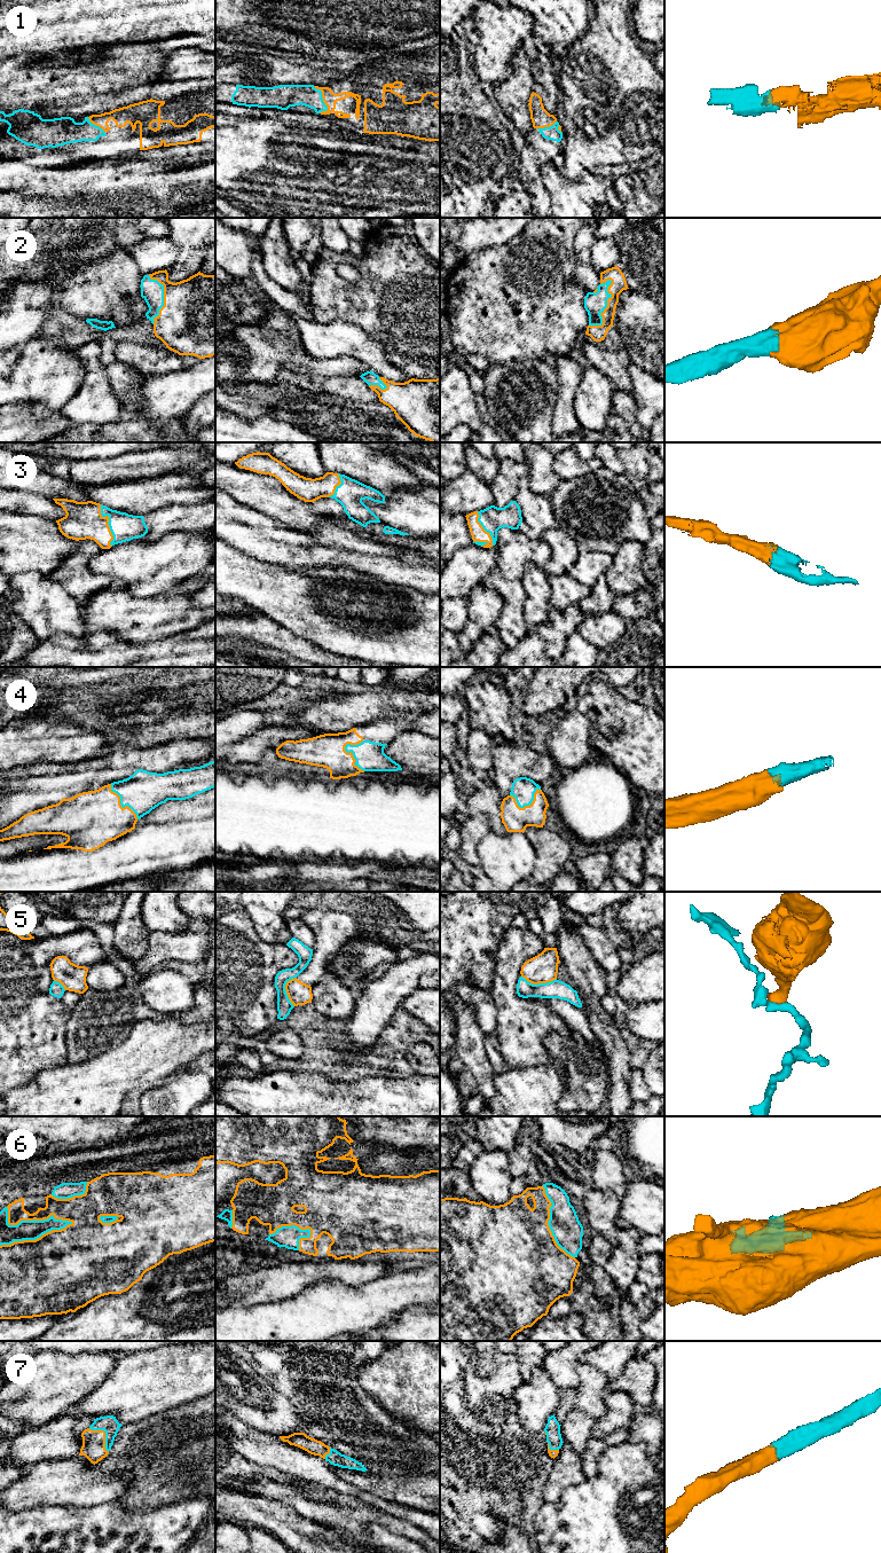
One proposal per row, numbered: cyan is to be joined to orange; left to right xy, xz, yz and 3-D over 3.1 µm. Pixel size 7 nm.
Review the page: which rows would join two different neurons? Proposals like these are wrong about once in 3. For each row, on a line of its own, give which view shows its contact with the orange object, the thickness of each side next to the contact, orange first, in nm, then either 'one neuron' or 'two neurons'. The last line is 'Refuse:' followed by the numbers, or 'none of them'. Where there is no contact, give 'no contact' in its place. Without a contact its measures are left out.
1: contact in xz; calibres 100 and 160 nm; one neuron
2: contact in yz; calibres 110 and 150 nm; one neuron
3: contact in xy; calibres 260 and 190 nm; one neuron
4: contact in xz; calibres 240 and 200 nm; one neuron
5: contact in yz; calibres 200 and 130 nm; two neurons
6: contact in xy; calibres 500 and 140 nm; one neuron
7: contact in xy; calibres 160 and 120 nm; one neuron
Refuse: 5

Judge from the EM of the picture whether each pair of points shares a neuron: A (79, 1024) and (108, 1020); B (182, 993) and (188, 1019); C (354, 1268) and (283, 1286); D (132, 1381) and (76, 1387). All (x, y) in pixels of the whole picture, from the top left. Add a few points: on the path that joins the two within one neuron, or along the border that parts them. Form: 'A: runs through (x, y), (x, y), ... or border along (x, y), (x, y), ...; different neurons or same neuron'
A: runs through (86, 1024), (96, 1024), (101, 1020); same neuron
B: border along (194, 1009), (180, 1016); different neurons
C: runs through (337, 1270), (300, 1275); same neuron
D: border along (116, 1362), (111, 1372), (79, 1401); different neurons

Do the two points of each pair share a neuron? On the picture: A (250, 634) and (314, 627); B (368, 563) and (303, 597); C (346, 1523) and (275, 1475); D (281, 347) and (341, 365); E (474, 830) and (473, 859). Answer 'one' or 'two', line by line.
A: two
B: two
C: two
D: one
E: one

